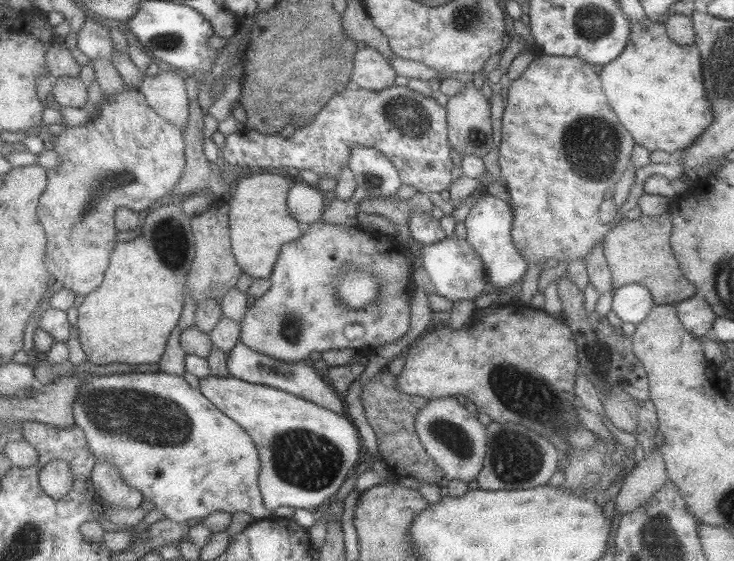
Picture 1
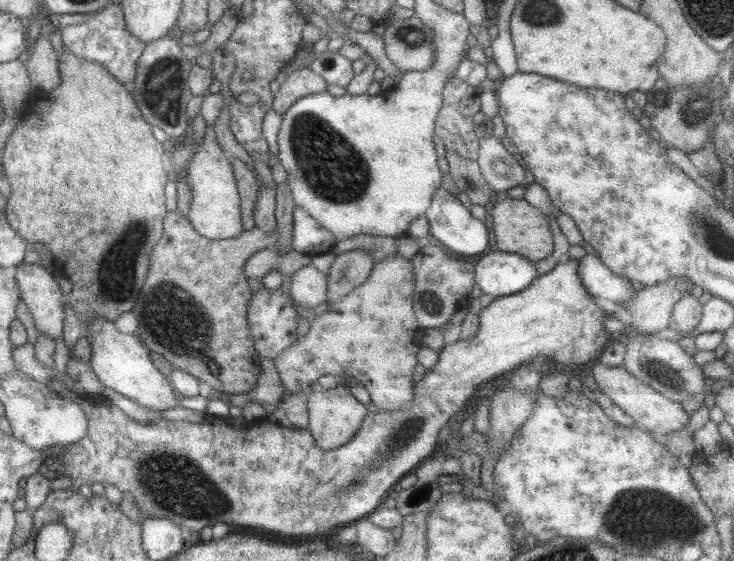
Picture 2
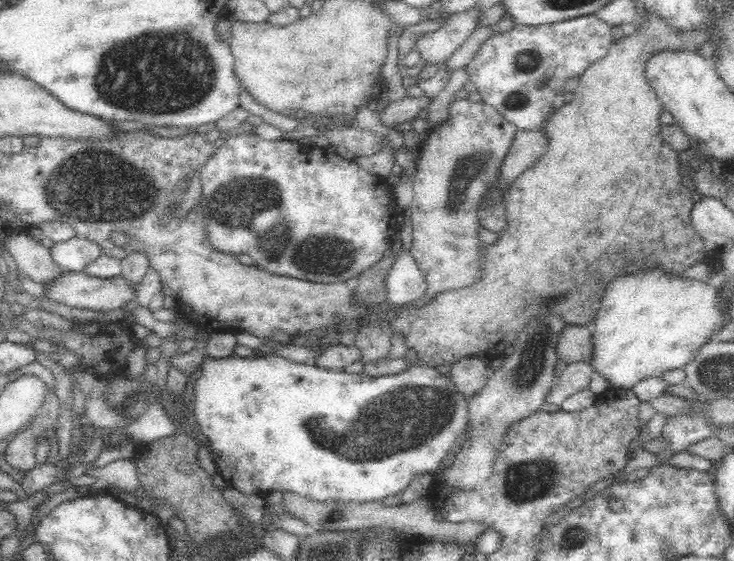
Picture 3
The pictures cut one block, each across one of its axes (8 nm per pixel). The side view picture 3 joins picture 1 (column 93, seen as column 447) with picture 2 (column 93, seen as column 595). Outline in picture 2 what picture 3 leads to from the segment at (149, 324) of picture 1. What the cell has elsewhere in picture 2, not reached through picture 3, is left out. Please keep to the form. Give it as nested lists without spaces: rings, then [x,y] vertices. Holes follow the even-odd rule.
[[[64,43],[64,50],[60,55],[62,77],[64,82],[56,90],[47,91],[46,96],[51,102],[49,112],[44,112],[44,118],[28,118],[20,124],[20,128],[14,131],[12,138],[8,141],[4,156],[4,166],[7,168],[10,180],[12,180],[14,194],[8,200],[6,212],[13,227],[31,243],[41,242],[51,250],[54,256],[58,257],[58,262],[66,266],[68,276],[75,282],[75,289],[70,294],[72,304],[82,318],[85,325],[92,318],[106,318],[117,322],[125,312],[134,310],[136,302],[140,300],[140,292],[146,284],[146,278],[150,276],[150,260],[152,252],[158,246],[160,240],[166,234],[166,217],[169,215],[169,196],[166,195],[169,181],[174,177],[168,168],[167,150],[169,143],[160,142],[154,134],[154,125],[144,116],[144,111],[138,105],[133,90],[110,72],[104,64],[86,60],[82,56],[76,56],[72,50]]]

